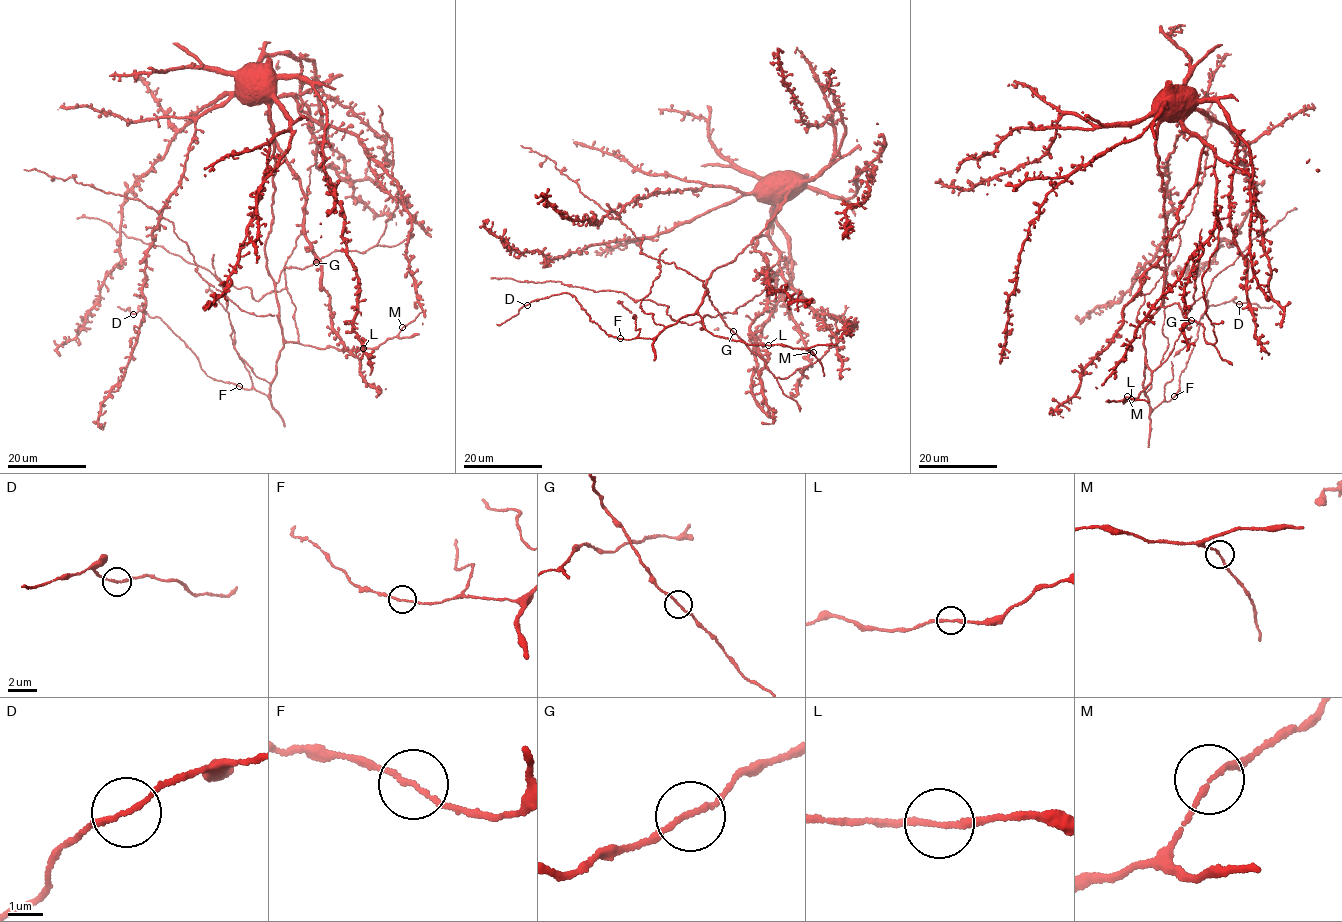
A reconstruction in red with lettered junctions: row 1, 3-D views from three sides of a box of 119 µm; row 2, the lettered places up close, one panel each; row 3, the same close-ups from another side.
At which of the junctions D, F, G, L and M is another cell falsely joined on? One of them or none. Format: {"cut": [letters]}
{"cut": []}

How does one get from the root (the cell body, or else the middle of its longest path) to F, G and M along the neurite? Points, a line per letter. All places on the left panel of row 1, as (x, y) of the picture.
F: (264, 88), (260, 100), (269, 109), (275, 167), (265, 257), (283, 348), (270, 394), (239, 385)
G: (264, 88), (260, 100), (269, 109), (275, 167), (267, 270), (276, 283), (284, 268), (316, 262)
M: (264, 88), (260, 100), (269, 109), (275, 167), (265, 257), (282, 338), (324, 349), (375, 349), (403, 327)

